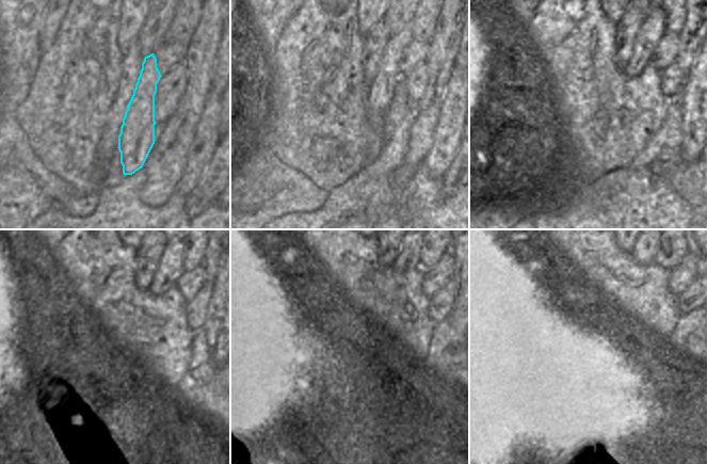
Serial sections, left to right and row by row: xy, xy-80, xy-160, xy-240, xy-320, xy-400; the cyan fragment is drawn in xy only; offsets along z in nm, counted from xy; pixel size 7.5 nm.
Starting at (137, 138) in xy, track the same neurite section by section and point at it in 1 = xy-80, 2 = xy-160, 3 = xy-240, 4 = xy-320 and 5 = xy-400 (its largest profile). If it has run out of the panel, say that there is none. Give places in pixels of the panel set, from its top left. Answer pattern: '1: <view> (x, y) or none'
1: xy-80 (381, 92)
2: xy-160 (652, 30)
3: xy-240 (170, 269)
4: xy-320 (410, 257)
5: xy-400 (644, 251)

